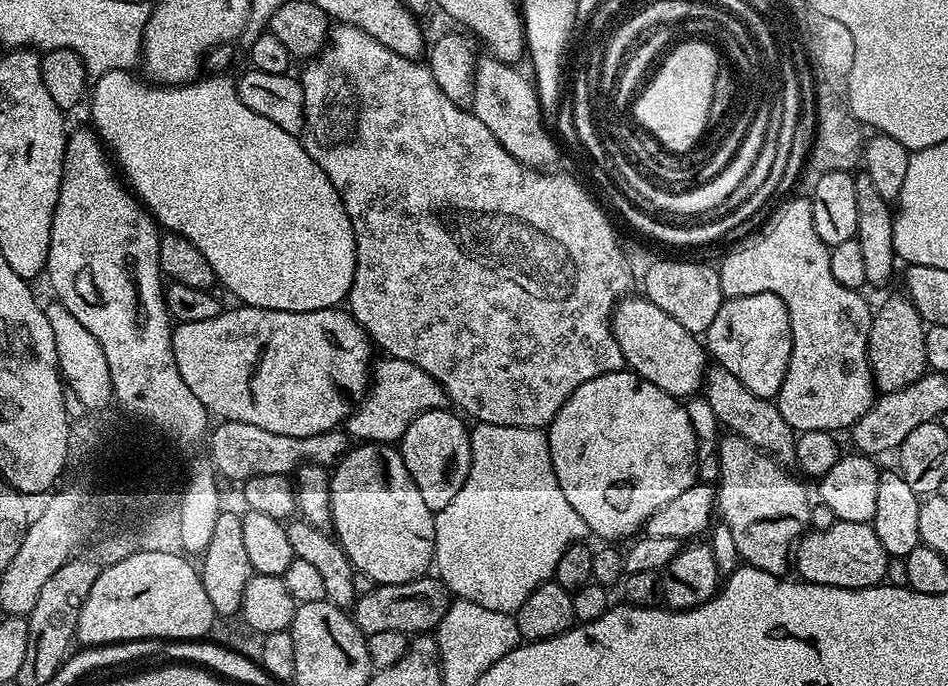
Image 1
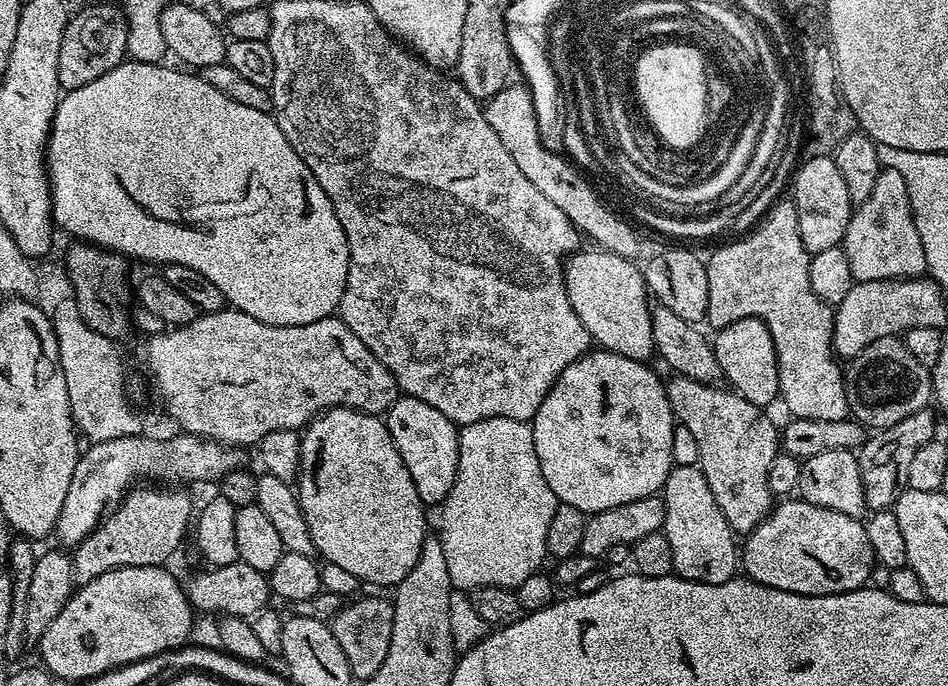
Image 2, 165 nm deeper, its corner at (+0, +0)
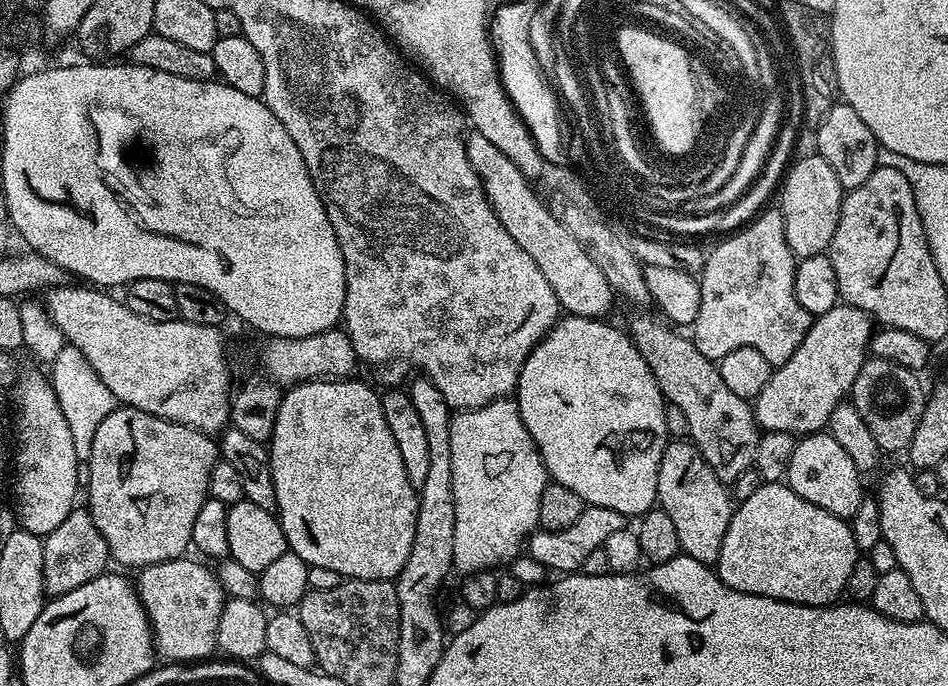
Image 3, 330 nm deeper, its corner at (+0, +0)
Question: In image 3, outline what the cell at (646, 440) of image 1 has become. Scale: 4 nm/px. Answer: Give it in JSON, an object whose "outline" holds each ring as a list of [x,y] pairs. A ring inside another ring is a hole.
{"outline":[[[561,315],[556,325],[536,343],[534,350],[530,350],[526,362],[520,367],[514,399],[522,414],[522,422],[544,460],[544,468],[555,483],[566,486],[566,490],[574,490],[574,494],[578,494],[578,498],[582,498],[585,505],[606,506],[606,510],[618,510],[618,514],[626,518],[639,518],[657,503],[658,466],[662,462],[664,448],[670,442],[668,416],[664,413],[666,401],[654,374],[650,374],[650,366],[646,366],[646,358],[642,358],[642,354],[638,354],[633,346],[631,336],[623,327],[615,328],[614,325],[607,324],[608,322],[607,319],[591,316]]]}

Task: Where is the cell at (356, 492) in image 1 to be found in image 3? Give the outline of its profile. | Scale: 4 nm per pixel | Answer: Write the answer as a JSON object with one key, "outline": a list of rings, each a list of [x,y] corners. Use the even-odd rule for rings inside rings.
{"outline":[[[357,378],[347,380],[308,380],[304,384],[293,384],[280,397],[278,418],[274,422],[272,439],[267,445],[272,477],[274,478],[274,512],[278,517],[289,549],[298,554],[309,568],[322,566],[326,570],[338,570],[341,578],[350,580],[391,580],[400,575],[402,566],[406,566],[406,558],[410,558],[410,546],[414,546],[414,526],[418,514],[417,485],[410,482],[406,474],[406,466],[402,466],[402,453],[398,451],[398,442],[394,442],[394,434],[390,434],[390,426],[386,426],[386,414],[382,414],[381,393],[375,392],[368,384]]]}

